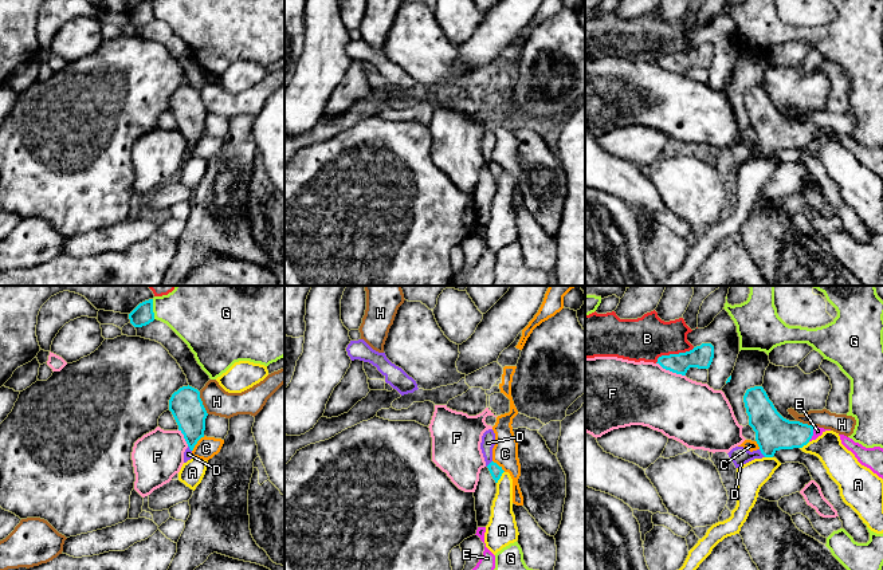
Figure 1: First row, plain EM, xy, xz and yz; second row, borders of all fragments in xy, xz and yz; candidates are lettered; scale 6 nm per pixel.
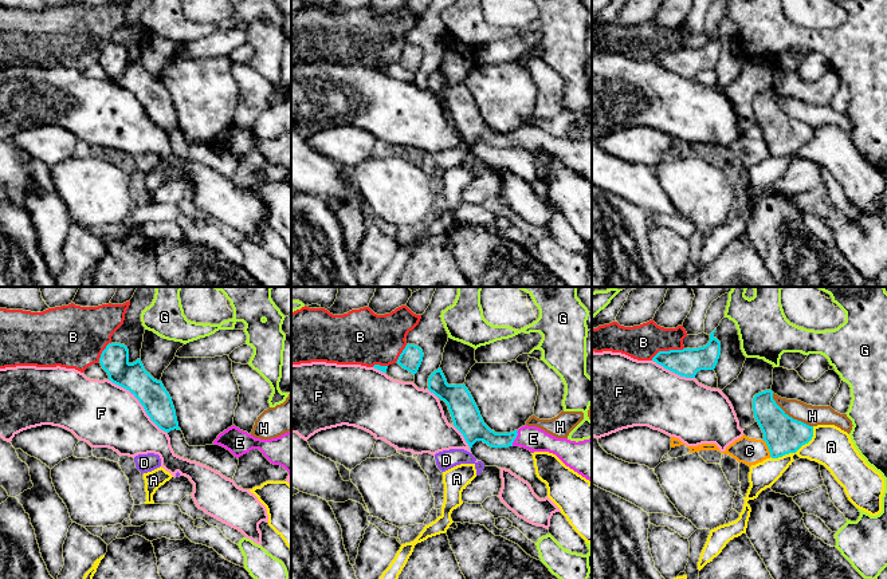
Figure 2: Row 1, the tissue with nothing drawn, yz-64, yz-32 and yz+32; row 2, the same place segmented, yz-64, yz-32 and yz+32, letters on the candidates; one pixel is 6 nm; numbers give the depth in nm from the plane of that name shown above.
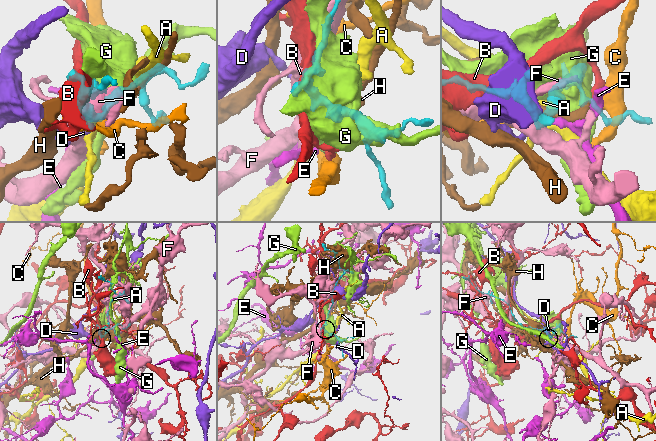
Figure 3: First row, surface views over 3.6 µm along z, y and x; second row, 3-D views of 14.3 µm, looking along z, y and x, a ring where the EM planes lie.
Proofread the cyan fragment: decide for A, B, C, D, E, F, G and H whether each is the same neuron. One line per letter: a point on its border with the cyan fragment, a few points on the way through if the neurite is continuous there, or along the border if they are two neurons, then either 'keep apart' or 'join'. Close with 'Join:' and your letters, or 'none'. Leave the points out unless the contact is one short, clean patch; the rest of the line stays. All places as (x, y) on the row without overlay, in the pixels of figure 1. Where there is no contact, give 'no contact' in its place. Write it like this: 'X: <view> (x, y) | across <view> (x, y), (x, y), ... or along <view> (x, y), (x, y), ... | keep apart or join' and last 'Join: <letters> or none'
A: xz (499, 177) | keep apart
B: yz (674, 54) | keep apart
C: xy (196, 142) | keep apart
D: yz (762, 153) | along yz (758, 149), (765, 156) | keep apart
E: yz (812, 133) | across yz (773, 132), (812, 133), (817, 130) | join
F: yz (671, 70) | keep apart
G: xy (152, 10) | keep apart
H: xy (201, 102) | keep apart
Join: E

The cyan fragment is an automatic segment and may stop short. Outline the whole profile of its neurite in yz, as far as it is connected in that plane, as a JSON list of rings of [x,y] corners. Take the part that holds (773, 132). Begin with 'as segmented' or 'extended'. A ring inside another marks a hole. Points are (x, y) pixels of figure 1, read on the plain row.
extended; [[[762,86],[747,89],[743,102],[749,125],[756,131],[756,141],[765,157],[773,157],[780,149],[802,148],[825,130],[831,130],[784,118]]]

